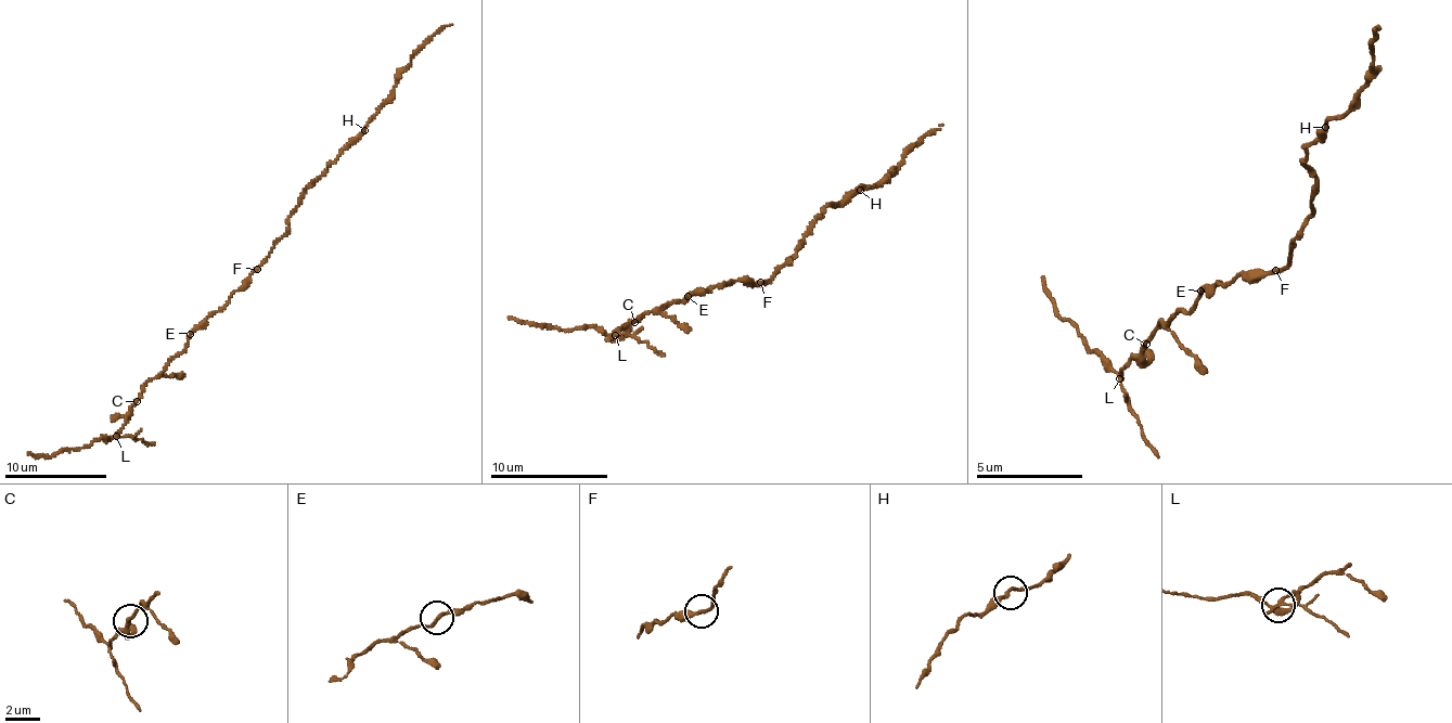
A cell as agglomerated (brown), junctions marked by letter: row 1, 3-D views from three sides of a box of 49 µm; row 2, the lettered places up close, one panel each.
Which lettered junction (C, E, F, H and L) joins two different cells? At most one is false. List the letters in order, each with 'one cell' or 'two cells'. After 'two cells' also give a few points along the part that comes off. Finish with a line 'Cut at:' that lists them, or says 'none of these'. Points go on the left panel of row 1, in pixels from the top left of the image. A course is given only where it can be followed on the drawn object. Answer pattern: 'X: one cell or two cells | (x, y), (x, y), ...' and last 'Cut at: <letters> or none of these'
C: one cell
E: one cell
F: one cell
H: one cell
L: two cells | (115, 437), (50, 456), (28, 452)
Cut at: L

